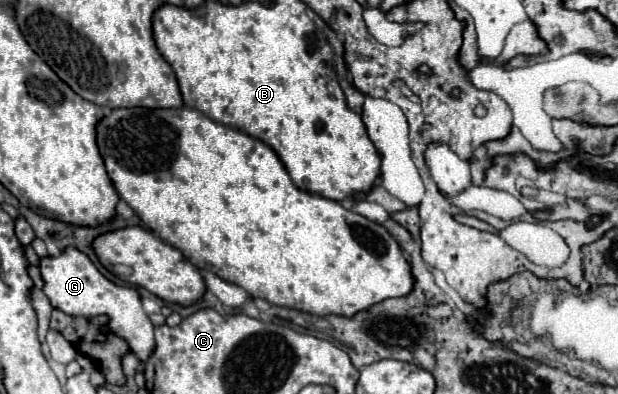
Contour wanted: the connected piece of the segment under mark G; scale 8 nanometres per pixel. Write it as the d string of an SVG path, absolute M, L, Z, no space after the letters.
M66 247L60 257L40 259L40 271L44 277L44 293L54 309L84 319L106 315L108 323L102 325L104 333L110 331L122 337L140 361L146 361L150 357L154 349L154 325L142 307L140 293L134 287L120 287L108 281L102 273L98 273L94 263L74 247Z

